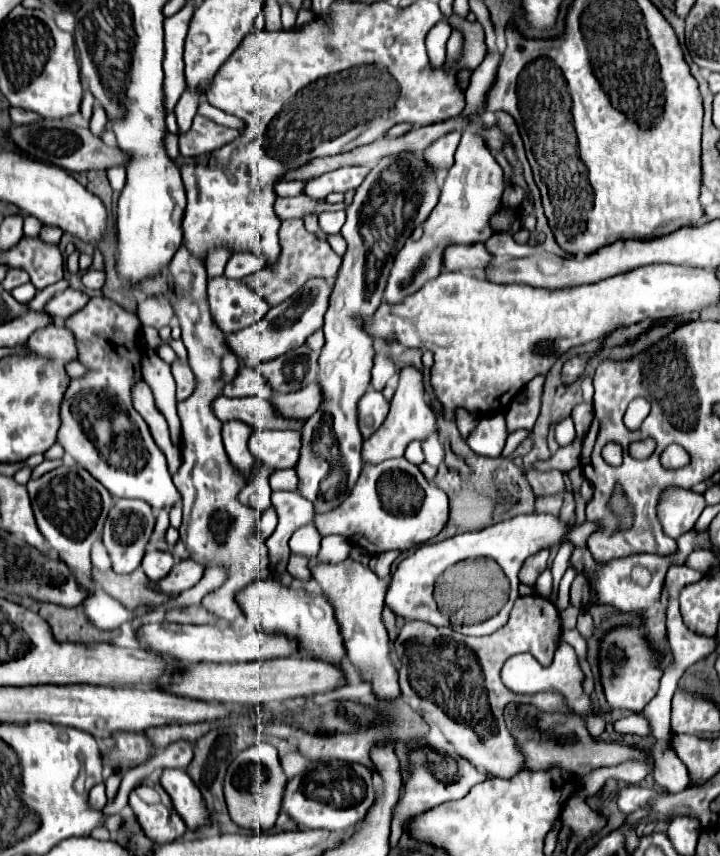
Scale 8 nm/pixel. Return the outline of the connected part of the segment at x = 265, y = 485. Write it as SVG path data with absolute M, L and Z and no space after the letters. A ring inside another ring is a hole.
M265 468L265 472L261 470L259 475L247 483L247 485L239 493L239 502L243 505L253 506L255 510L263 512L265 508L271 506L271 488L267 478L271 476L271 468Z

